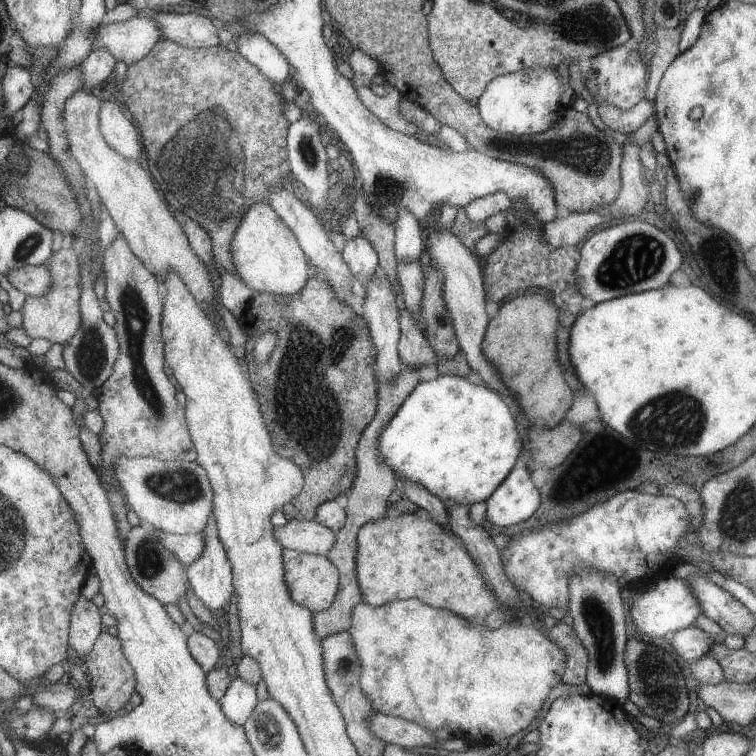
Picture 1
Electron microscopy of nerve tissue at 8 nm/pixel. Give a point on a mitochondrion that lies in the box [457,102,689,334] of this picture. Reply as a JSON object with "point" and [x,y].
{"point":[637,258]}

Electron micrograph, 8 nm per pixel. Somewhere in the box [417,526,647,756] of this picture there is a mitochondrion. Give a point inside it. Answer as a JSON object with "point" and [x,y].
{"point":[594,608]}

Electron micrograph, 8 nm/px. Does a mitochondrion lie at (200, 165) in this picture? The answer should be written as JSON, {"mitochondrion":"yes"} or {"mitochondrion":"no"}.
{"mitochondrion":"yes"}

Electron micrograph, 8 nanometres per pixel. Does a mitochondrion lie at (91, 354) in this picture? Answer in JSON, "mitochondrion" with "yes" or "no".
{"mitochondrion":"yes"}

